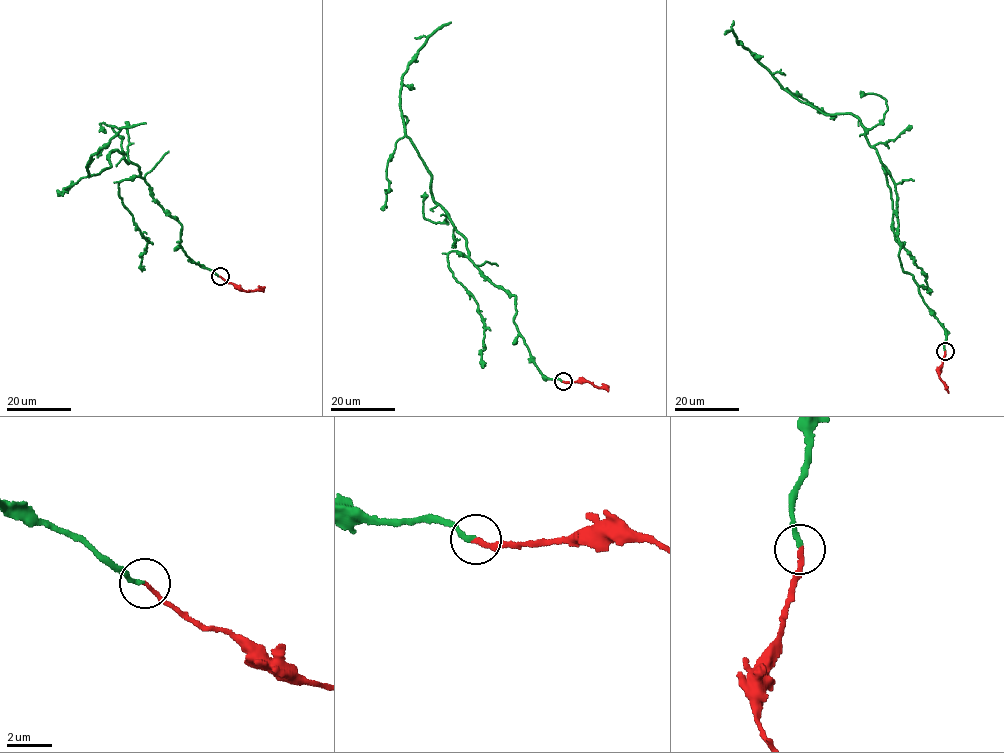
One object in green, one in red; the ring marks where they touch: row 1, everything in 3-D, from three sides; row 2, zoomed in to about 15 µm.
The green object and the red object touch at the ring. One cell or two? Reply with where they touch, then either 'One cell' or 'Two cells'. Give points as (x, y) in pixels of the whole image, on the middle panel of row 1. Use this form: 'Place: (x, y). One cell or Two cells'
Place: (563, 381). One cell

